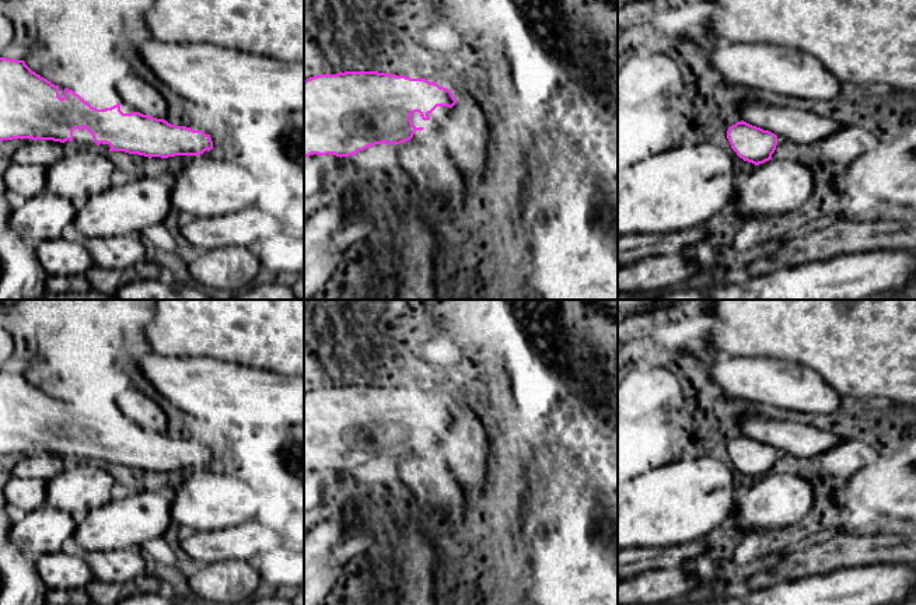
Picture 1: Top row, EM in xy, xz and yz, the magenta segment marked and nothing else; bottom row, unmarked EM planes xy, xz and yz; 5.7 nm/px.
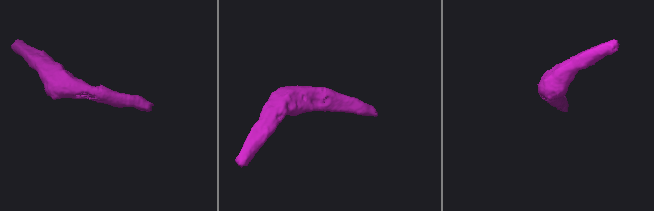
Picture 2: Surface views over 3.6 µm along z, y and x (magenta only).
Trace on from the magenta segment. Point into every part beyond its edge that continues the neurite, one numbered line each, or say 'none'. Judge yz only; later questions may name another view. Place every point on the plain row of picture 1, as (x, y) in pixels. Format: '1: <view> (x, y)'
none

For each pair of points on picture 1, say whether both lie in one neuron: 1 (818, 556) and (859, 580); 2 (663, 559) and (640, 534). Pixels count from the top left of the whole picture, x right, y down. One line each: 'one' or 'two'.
1: two
2: two

